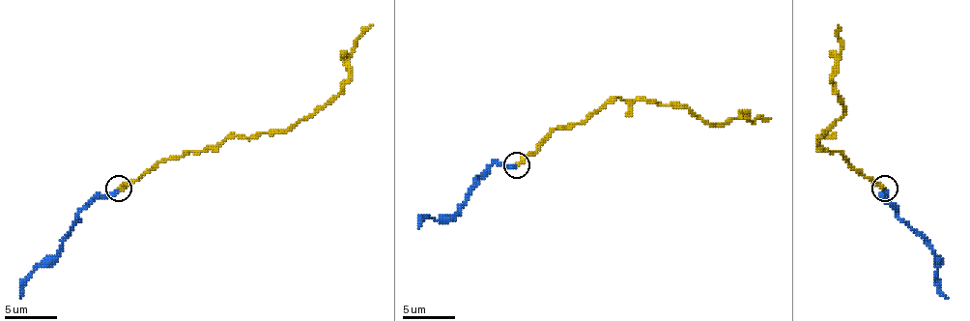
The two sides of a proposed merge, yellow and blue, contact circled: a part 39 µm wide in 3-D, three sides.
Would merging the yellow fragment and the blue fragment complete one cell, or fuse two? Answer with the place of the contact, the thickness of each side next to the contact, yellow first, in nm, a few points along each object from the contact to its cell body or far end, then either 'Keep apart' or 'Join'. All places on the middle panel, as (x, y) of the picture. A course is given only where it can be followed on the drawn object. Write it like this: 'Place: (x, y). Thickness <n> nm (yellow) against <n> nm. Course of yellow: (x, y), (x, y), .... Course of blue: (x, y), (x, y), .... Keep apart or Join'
Place: (516, 164). Thickness 280 nm (yellow) against 200 nm. Course of yellow: (516, 165), (555, 129), (582, 123), (615, 97), (684, 104), (710, 123), (747, 113), (749, 121), (770, 118). Course of blue: (516, 165), (495, 162), (481, 173), (455, 213), (437, 220), (424, 218), (418, 228). Join

